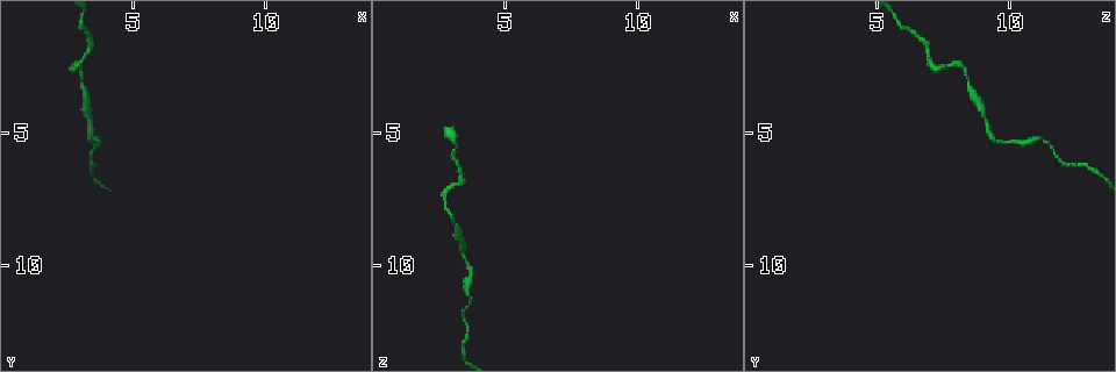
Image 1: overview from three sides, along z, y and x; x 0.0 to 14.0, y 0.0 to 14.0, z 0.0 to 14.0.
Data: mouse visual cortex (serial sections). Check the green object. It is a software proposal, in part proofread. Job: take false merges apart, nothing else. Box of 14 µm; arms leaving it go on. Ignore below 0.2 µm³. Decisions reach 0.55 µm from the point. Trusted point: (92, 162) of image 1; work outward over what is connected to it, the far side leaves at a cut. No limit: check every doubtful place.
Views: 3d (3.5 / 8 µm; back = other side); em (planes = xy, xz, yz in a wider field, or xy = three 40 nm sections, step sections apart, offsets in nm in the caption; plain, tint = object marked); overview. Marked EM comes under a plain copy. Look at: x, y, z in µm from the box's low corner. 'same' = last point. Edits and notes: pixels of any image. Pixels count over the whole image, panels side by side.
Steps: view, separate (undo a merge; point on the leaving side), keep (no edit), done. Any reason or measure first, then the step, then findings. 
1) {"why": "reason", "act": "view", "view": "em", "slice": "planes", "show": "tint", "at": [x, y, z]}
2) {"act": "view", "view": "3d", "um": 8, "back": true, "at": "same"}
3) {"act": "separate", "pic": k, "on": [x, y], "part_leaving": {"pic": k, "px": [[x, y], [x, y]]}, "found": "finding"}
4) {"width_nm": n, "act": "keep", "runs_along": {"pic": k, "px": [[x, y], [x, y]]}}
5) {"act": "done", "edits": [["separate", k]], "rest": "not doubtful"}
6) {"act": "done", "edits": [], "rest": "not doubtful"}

{"why": "sharp bend", "act": "view", "view": "3d", "um": 3.5, "at": [3.5, 5.4, 9.9]}

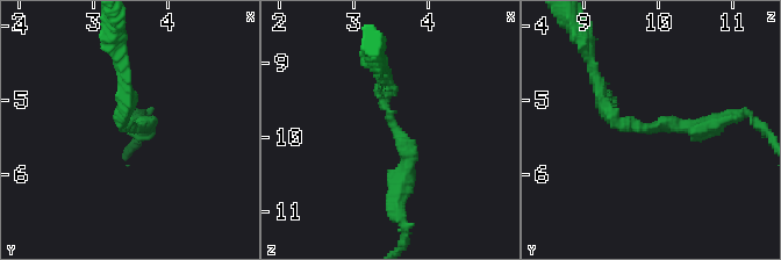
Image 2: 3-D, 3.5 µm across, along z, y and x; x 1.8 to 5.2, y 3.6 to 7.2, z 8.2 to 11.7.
{"why": "shape alone is not enough", "act": "view", "view": "em", "slice": "xy", "step": 1, "show": "tint", "at": [3.60, 5.35, 9.85]}

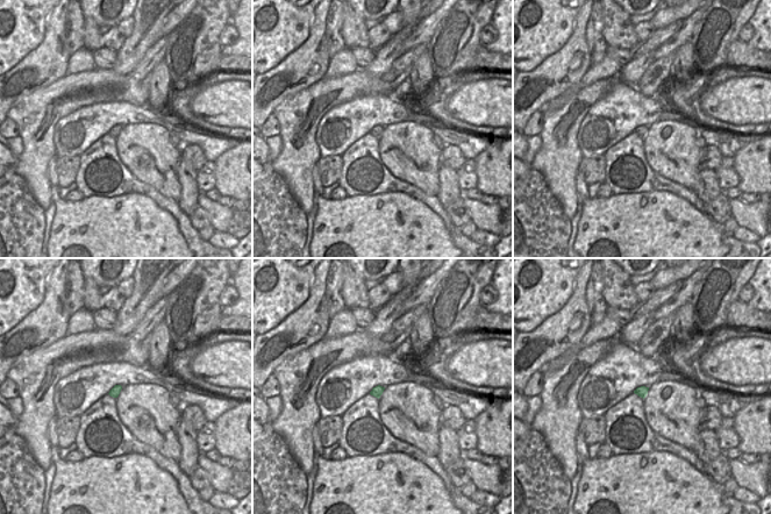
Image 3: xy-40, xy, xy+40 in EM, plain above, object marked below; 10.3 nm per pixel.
{"why": "cut it another way", "act": "view", "view": "em", "slice": "xy", "step": 5, "show": "tint", "at": "same"}

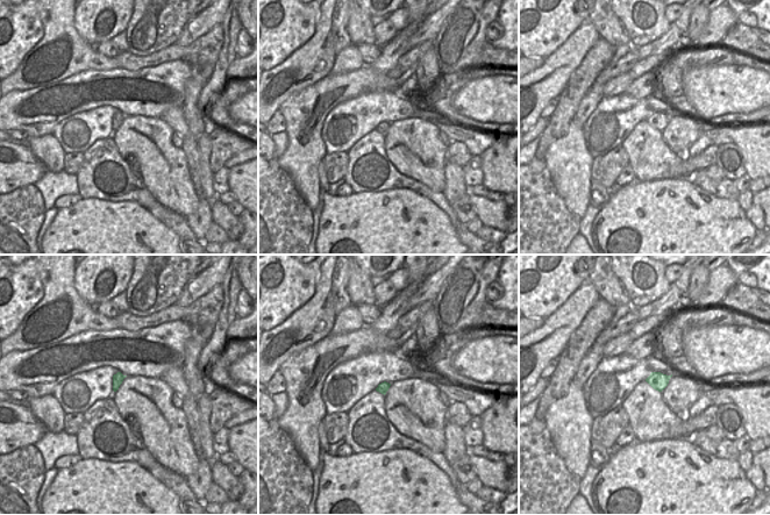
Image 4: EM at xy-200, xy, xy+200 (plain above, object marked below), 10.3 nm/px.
{"act": "keep", "runs_along": {"pic": 2, "px": [[716, 122], [617, 122], [600, 87]]}, "found": "all the same cell"}

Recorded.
{"why": "abrupt turn", "act": "view", "view": "3d", "um": 8, "back": true, "at": [3.1, 2.6, 8.2]}

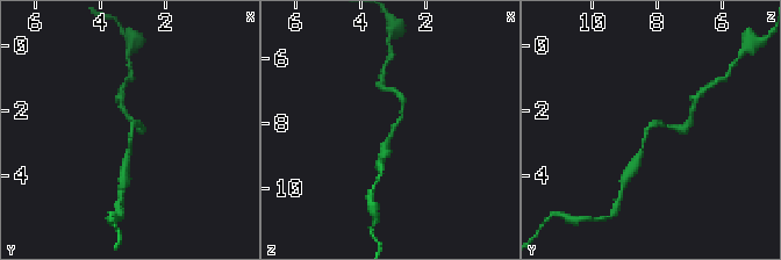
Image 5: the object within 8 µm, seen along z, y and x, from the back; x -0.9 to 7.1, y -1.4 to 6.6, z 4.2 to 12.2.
{"arm_widths_nm": [150, 200], "act": "view", "view": "em", "slice": "planes", "show": "tint", "at": [3.1, 2.5, 8.3]}

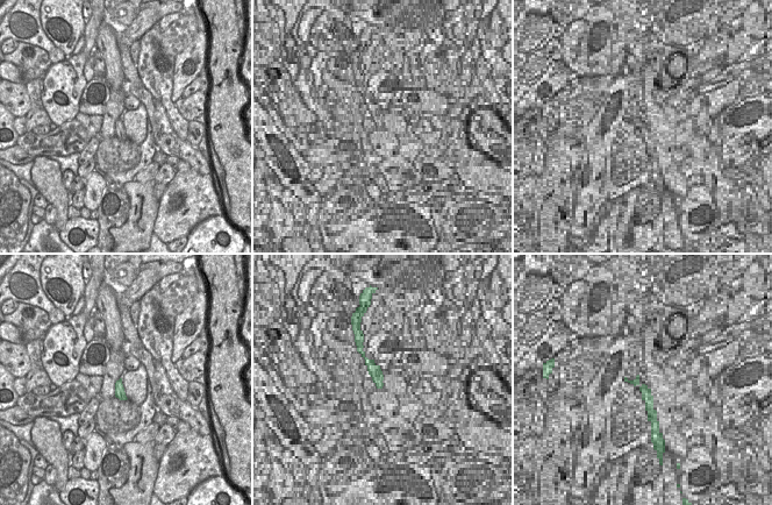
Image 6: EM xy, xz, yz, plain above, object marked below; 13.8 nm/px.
{"act": "keep", "runs_along": {"pic": 5, "px": [[637, 158], [650, 125], [676, 129]]}, "found": "all the same cell"}

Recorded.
{"why": "sharp bend", "act": "view", "view": "3d", "um": 8, "at": [2.9, 2.6, 7.2]}

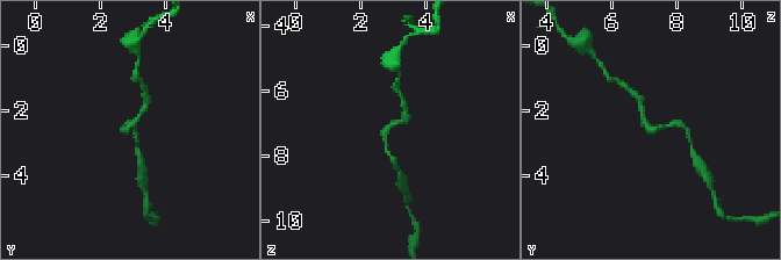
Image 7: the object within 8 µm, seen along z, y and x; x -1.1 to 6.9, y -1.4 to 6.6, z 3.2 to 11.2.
{"act": "view", "view": "em", "slice": "planes", "show": "tint", "at": [2.8, 2.6, 7.3]}

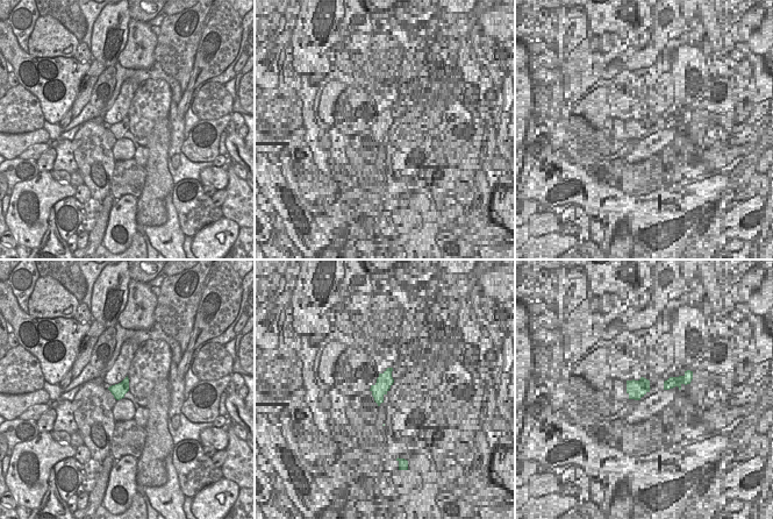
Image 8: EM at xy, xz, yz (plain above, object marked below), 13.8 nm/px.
{"act": "keep", "runs_along": {"pic": 7, "px": [[681, 125], [651, 129], [640, 103]]}, "found": "continuous, no second cell"}

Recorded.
{"act": "done", "edits": [], "rest": "not doubtful"}

